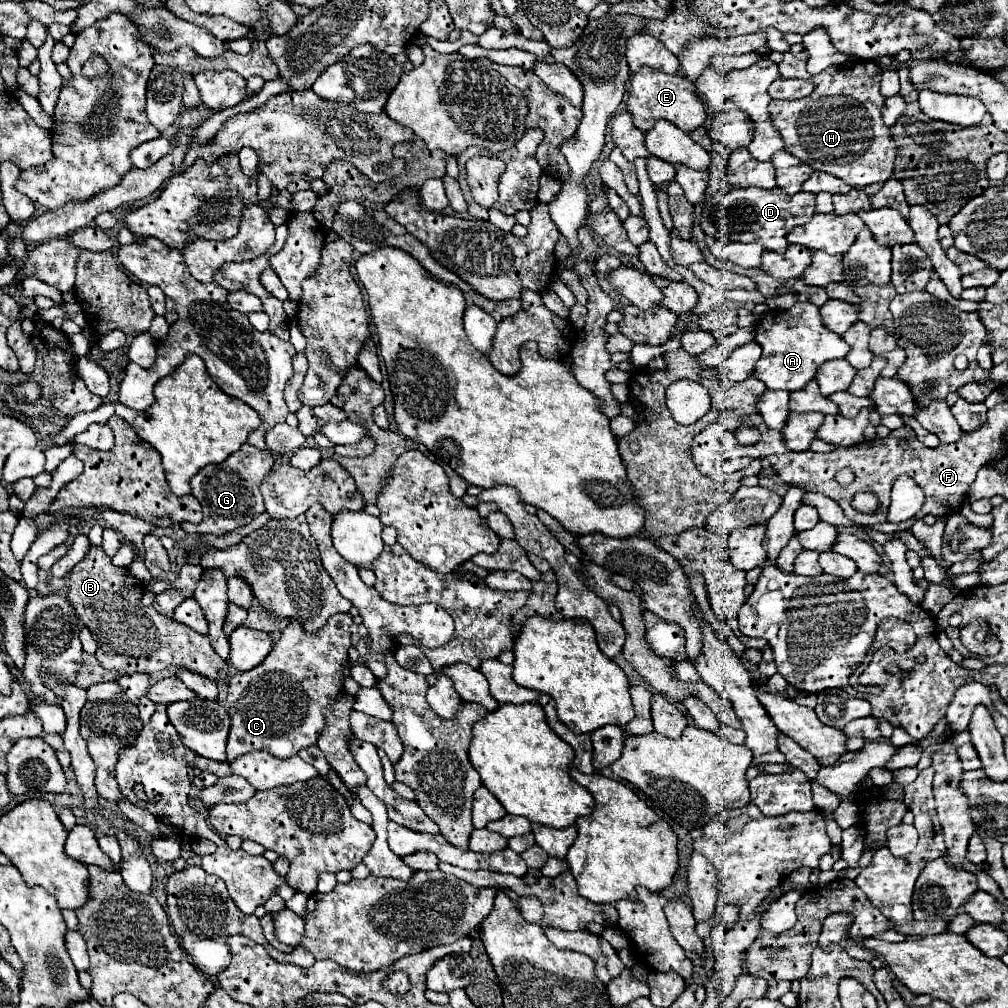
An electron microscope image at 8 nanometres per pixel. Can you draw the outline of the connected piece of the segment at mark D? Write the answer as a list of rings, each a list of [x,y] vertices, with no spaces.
[[[734,188],[726,194],[716,194],[706,200],[702,214],[702,230],[718,240],[734,240],[734,242],[760,242],[766,250],[786,252],[788,240],[786,234],[810,220],[814,216],[814,200],[810,192],[798,192],[788,196],[782,188]]]

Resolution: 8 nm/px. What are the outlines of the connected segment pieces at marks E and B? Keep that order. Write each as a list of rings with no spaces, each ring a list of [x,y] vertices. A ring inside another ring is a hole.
[[[642,66],[632,76],[626,108],[634,116],[634,126],[640,128],[642,132],[648,132],[652,124],[660,118],[666,118],[668,122],[682,128],[684,132],[696,130],[706,120],[706,104],[702,102],[694,80],[686,78],[684,74],[666,74],[666,72],[648,68],[648,66]]]
[[[90,546],[86,558],[80,560],[70,570],[68,580],[70,580],[70,584],[68,584],[68,602],[76,610],[78,618],[84,624],[90,624],[88,630],[92,632],[92,636],[98,642],[96,658],[108,670],[120,670],[120,672],[126,672],[126,674],[134,674],[134,672],[160,672],[160,670],[164,670],[168,666],[184,666],[184,668],[190,668],[194,672],[210,678],[210,680],[226,676],[228,666],[214,652],[208,638],[194,632],[190,626],[180,624],[180,622],[156,612],[152,606],[142,606],[140,600],[142,600],[142,594],[146,592],[144,584],[138,578],[134,578],[128,568],[114,566],[112,558],[102,550],[102,546]]]

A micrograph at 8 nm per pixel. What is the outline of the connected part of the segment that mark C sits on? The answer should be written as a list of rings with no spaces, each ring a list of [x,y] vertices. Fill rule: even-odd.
[[[348,612],[330,616],[324,628],[320,628],[318,632],[308,632],[298,620],[290,620],[288,626],[282,630],[280,640],[274,644],[272,652],[258,668],[238,672],[230,678],[226,702],[232,724],[226,746],[226,762],[232,762],[252,750],[266,750],[276,758],[288,758],[298,754],[302,748],[316,746],[322,728],[326,726],[324,710],[330,708],[330,704],[334,704],[334,700],[338,700],[338,696],[342,696],[344,692],[344,668],[348,664],[350,650],[350,626],[352,616]]]

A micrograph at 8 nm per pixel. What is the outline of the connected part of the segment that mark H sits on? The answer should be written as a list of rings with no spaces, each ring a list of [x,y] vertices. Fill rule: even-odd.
[[[808,50],[800,52],[798,56],[786,52],[784,60],[778,64],[780,74],[784,78],[806,78],[814,82],[814,92],[800,100],[772,100],[768,104],[772,126],[782,136],[786,150],[794,154],[798,160],[810,164],[818,172],[828,172],[832,176],[842,178],[846,184],[864,190],[868,196],[876,194],[882,188],[882,182],[886,182],[892,176],[896,158],[896,144],[890,136],[890,128],[882,122],[882,106],[886,102],[886,98],[880,92],[882,68],[872,60],[856,60],[842,66],[834,64],[824,72],[812,76],[806,72],[806,60],[808,60]]]

